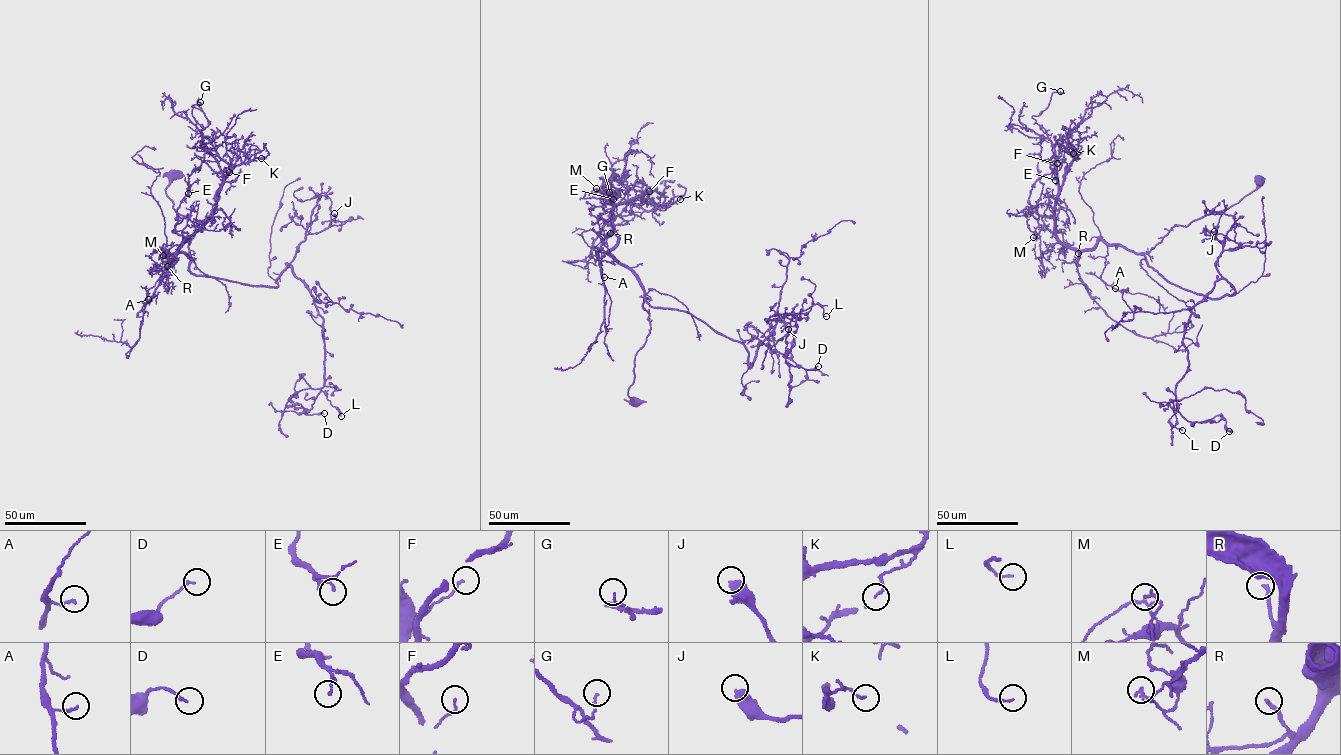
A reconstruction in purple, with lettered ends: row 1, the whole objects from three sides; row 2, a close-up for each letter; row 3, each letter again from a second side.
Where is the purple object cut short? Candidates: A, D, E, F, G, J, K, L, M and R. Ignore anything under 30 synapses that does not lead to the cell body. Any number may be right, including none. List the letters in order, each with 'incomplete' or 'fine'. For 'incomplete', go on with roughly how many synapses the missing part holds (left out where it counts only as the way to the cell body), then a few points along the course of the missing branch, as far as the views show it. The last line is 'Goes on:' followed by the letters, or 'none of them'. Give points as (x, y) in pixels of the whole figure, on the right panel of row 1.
A: fine
D: fine
E: fine
F: fine
G: fine
J: fine
K: fine
L: fine
M: fine
R: fine
Goes on: none of them

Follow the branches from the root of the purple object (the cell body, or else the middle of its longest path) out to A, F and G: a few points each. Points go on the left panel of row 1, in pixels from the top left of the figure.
A: (174, 175), (165, 190), (176, 211), (196, 225), (188, 246), (191, 257), (169, 255), (148, 299)
F: (174, 175), (166, 194), (196, 227), (191, 257), (163, 250), (174, 262), (210, 217), (229, 172)
G: (174, 175), (166, 194), (196, 227), (191, 257), (163, 250), (174, 262), (223, 182), (192, 115), (200, 102)

